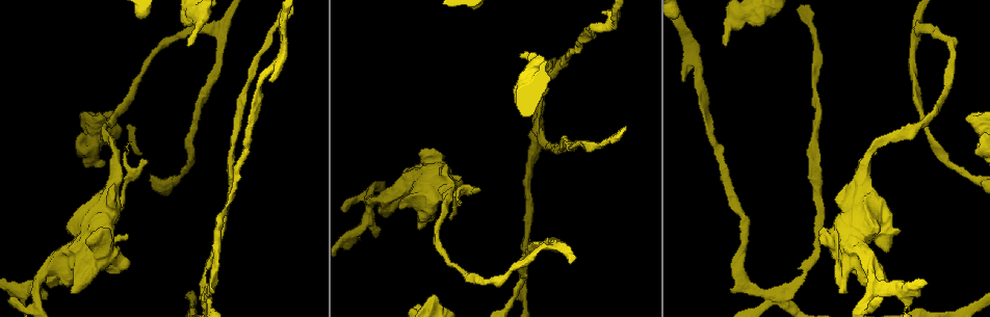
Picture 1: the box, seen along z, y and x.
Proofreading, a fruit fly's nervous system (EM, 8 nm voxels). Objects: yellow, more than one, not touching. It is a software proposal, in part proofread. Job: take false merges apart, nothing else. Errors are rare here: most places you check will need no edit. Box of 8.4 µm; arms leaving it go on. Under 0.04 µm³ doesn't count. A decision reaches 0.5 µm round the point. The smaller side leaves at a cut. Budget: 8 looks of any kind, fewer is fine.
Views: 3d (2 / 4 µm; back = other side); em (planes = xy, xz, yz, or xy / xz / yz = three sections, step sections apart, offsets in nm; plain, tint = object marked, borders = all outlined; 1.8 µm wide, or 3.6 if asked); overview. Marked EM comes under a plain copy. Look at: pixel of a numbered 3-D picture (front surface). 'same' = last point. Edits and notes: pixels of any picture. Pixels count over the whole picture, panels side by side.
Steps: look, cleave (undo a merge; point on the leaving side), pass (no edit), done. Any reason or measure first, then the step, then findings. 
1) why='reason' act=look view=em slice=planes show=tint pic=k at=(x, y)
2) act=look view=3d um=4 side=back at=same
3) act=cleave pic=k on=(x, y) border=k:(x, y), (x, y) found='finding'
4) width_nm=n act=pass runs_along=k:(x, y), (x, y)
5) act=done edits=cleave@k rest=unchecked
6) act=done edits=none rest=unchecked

why='a narrow waist' act=look view=3d um=4 pic=1 at=(245, 85)

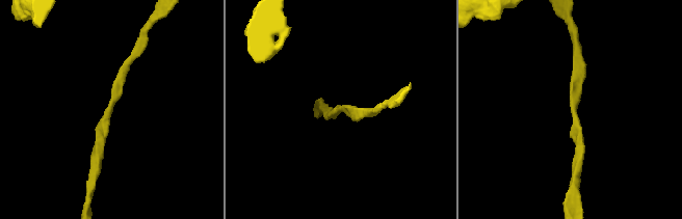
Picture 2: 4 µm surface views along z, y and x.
act=look view=em slice=planes show=tint pic=2 at=(110, 110)

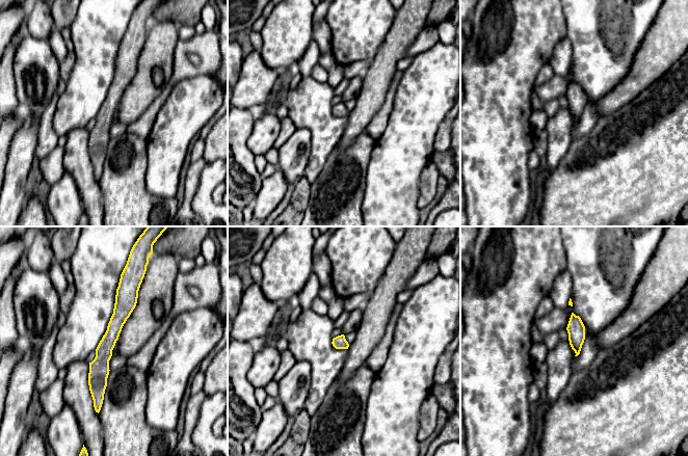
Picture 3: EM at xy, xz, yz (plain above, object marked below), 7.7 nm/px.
act=pass runs_along=3:(123, 282), (96, 403) found='continuous, no second neuron'

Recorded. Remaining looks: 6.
why='calibre changes' act=look view=3d um=4 pic=1 at=(860, 203)

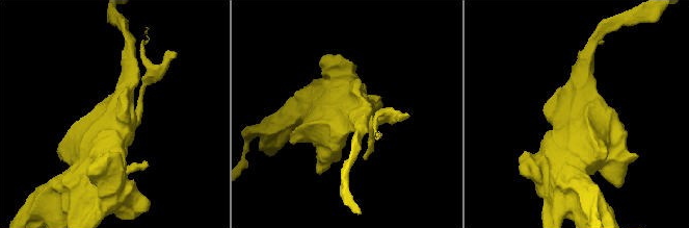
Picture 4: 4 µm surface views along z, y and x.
why='shape alone is not enough' act=look view=em um=3.6 slice=xz step=8 show=tint pic=4 at=(347, 114)

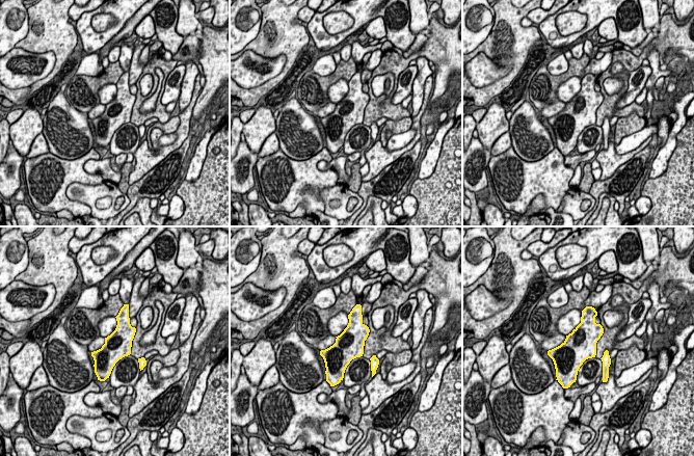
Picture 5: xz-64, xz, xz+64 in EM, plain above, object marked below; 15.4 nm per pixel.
width_nm=400 act=pass found='all the same neuron'

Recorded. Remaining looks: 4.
why='branch point' act=look view=em slice=yz step=16 show=tint pic=1 at=(36, 282)

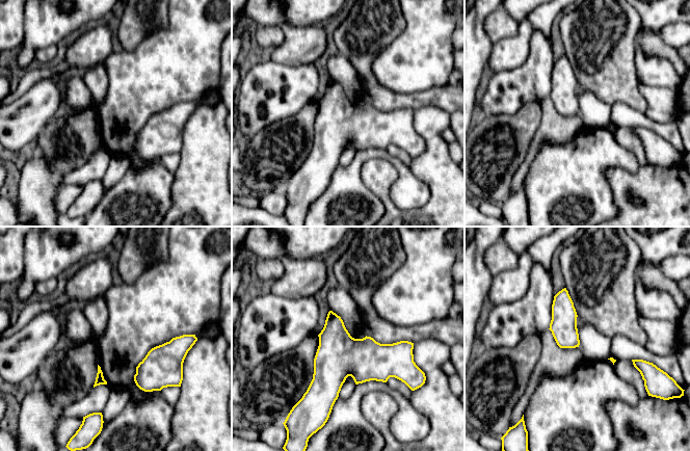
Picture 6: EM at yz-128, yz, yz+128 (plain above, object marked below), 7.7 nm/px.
why='cut it another way' act=look view=em slice=planes show=tint at=same

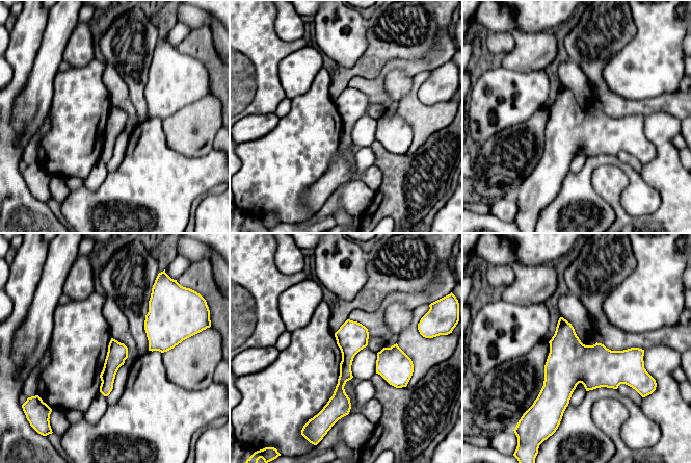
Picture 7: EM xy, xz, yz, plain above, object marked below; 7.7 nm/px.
width_nm=160 act=pass runs_along=7:(350, 323), (341, 412) found='all the same neuron'

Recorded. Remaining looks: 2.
act=done edits=none rest=unchecked

